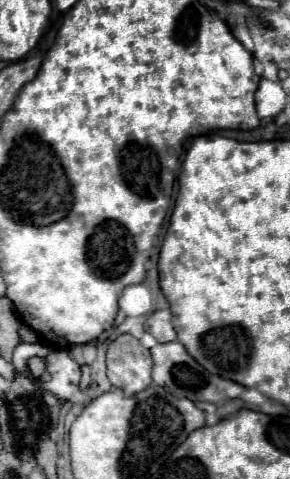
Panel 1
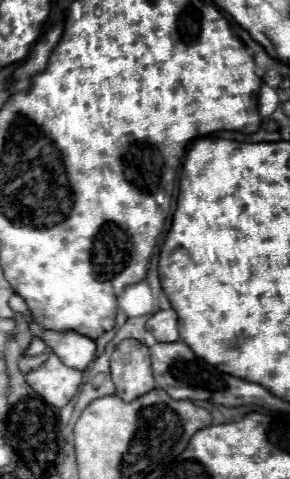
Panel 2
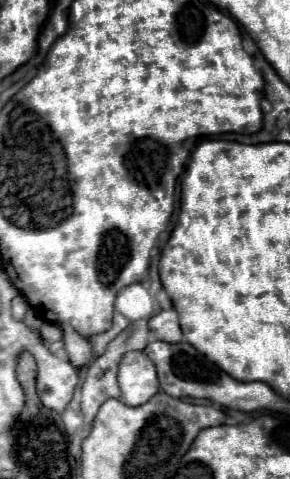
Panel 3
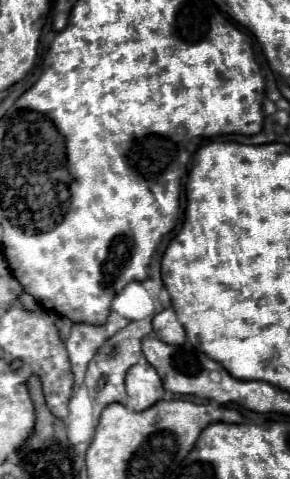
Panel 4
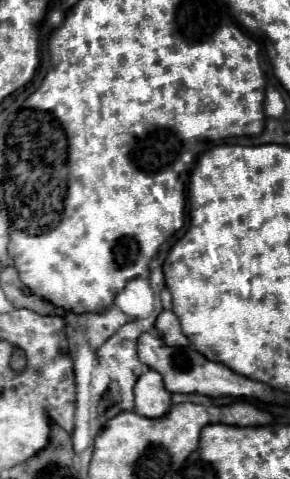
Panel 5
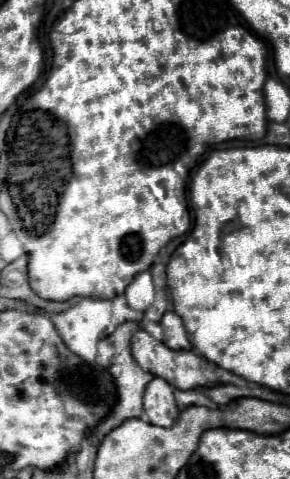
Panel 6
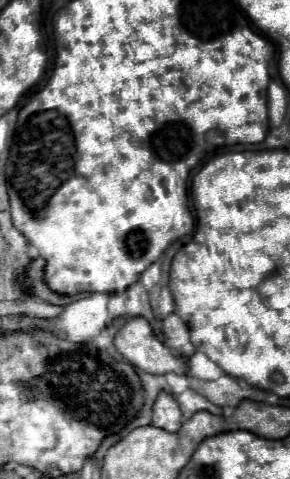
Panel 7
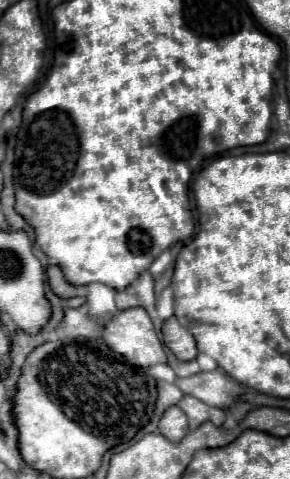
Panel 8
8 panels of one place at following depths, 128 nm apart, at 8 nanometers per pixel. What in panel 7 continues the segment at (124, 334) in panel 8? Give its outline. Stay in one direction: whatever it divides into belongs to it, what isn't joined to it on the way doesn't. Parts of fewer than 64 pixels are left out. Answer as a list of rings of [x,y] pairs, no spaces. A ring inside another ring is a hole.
[[[132,316],[114,336],[116,350],[142,372],[148,374],[186,374],[186,364],[168,350],[156,336],[150,322],[142,316]]]

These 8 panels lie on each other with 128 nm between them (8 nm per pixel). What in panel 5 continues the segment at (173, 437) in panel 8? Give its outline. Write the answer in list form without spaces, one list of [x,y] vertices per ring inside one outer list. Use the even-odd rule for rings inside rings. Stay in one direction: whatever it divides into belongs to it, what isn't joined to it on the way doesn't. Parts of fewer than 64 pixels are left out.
[[[148,370],[144,372],[144,376],[140,376],[134,388],[134,396],[136,396],[134,412],[146,418],[164,418],[172,408],[170,400],[172,394],[164,388],[162,376],[154,370]]]

